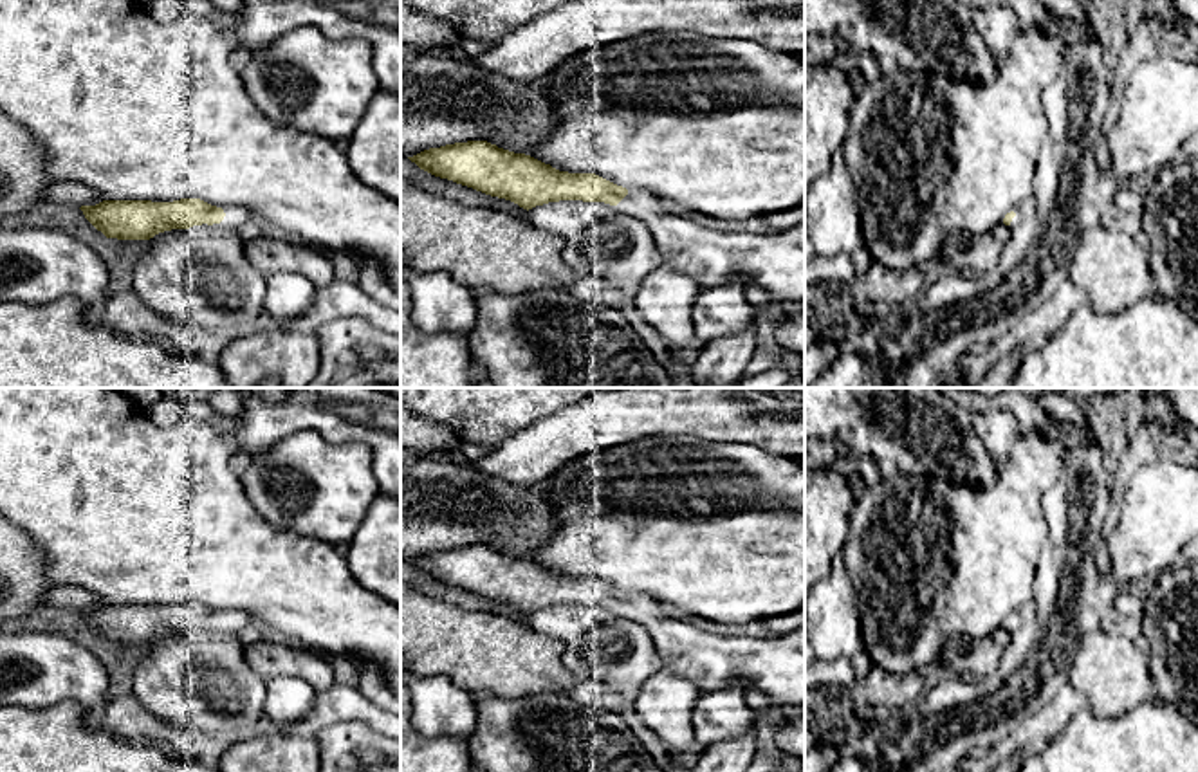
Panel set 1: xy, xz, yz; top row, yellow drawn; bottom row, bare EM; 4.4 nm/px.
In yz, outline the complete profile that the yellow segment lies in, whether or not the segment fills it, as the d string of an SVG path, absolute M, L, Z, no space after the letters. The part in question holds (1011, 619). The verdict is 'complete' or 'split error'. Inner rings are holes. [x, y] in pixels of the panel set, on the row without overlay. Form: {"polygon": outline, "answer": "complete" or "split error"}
{"polygon": "M1027 602L1021 608L1018 608L1014 613L1007 615L1003 628L1010 633L1019 630L1025 622L1030 622L1036 619L1036 604Z", "answer": "split error"}

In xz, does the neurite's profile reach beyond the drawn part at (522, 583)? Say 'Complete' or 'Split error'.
Split error

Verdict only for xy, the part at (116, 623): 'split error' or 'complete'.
split error

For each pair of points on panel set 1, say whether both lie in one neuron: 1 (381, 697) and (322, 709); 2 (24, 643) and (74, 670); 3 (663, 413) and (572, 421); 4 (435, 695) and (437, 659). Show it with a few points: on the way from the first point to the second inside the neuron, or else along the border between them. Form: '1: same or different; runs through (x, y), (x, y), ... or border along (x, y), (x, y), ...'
1: different; border along (358, 688), (381, 709)
2: same; runs through (36, 655), (49, 668), (62, 670)
3: same; runs through (641, 413), (594, 421)
4: different; border along (419, 675), (446, 675), (471, 695)

